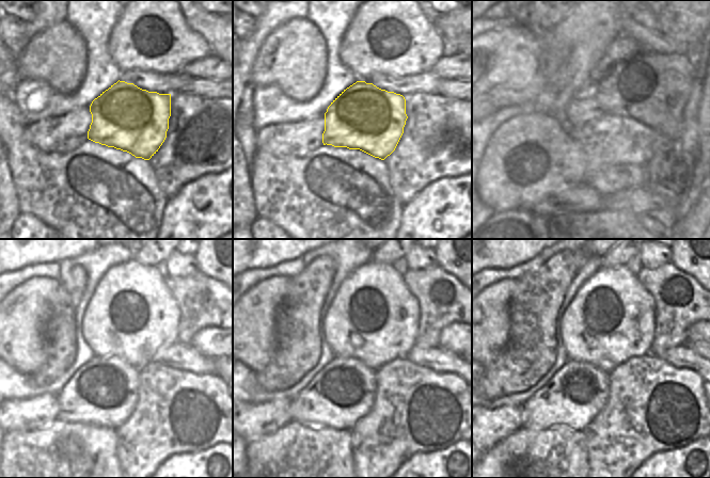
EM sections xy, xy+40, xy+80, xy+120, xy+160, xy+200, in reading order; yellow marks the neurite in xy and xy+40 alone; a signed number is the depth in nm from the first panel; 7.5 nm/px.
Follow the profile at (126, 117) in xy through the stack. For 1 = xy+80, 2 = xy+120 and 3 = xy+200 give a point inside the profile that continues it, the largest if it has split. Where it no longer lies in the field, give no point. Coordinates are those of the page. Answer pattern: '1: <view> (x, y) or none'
1: xy+80 (597, 126)
2: xy+120 (103, 393)
3: xy+200 (572, 398)

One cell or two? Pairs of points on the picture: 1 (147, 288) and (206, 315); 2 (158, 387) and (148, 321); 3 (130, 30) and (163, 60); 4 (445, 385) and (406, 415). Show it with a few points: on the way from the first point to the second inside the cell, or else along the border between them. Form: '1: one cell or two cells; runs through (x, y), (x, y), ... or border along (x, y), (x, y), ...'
1: two cells; border along (167, 277), (167, 286), (178, 306), (176, 327)
2: two cells; border along (152, 359), (138, 368)
3: one cell; runs through (138, 42), (138, 51), (152, 58)
4: one cell; runs through (435, 394), (422, 407), (411, 407)

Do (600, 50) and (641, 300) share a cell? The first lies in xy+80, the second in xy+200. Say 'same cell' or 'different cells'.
same cell

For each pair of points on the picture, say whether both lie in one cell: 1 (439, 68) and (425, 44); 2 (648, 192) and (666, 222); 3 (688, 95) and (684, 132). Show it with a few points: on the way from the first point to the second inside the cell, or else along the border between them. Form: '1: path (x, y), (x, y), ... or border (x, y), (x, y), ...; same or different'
1: border (443, 54), (429, 68); different
2: border (680, 195), (662, 206), (650, 209), (637, 222); different
3: border (664, 95), (672, 95), (682, 106), (698, 109); different

